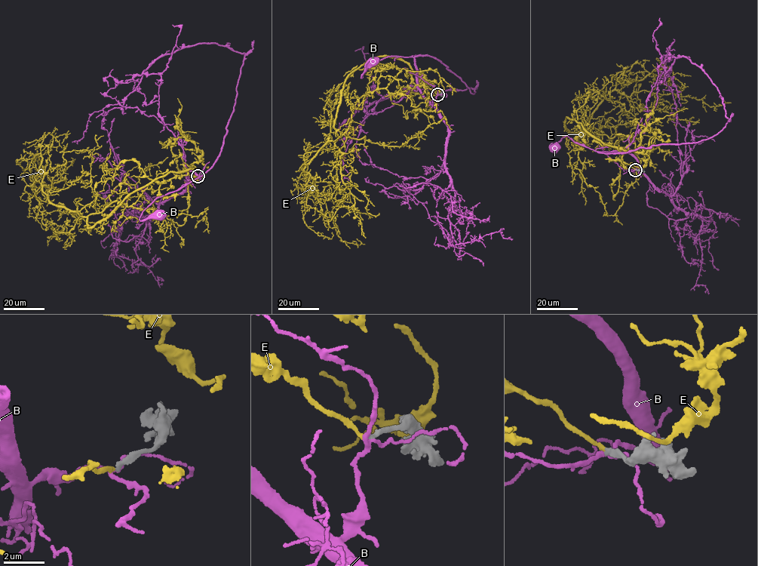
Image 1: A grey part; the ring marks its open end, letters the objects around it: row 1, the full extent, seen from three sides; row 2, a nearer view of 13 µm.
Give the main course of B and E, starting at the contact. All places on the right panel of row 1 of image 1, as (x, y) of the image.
B: (635, 170), (640, 169), (637, 160), (628, 153), (599, 153), (575, 142), (567, 135), (555, 143), (556, 147)
E: (635, 169), (618, 148), (578, 135), (590, 132), (609, 93), (673, 93), (710, 107), (722, 97)

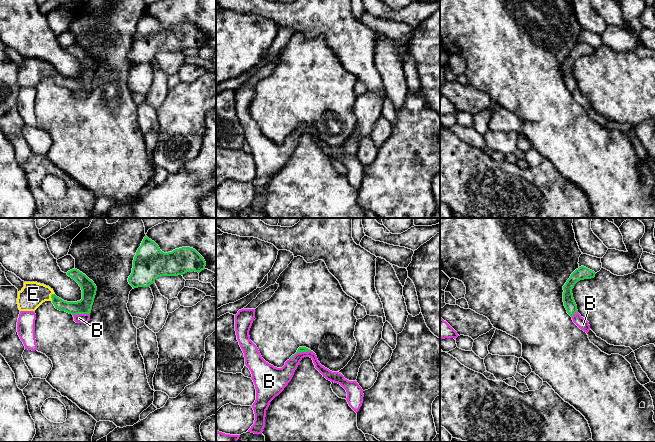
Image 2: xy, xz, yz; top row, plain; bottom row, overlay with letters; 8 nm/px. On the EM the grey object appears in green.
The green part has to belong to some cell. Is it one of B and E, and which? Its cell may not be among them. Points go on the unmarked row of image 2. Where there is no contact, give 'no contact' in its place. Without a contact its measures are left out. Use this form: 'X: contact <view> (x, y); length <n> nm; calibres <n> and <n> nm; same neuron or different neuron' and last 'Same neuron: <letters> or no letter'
B: contact xz (301, 127); length 200 nm; calibres 50 and 140 nm; different neuron
E: contact xy (51, 72); length 70 nm; calibres 110 and 200 nm; same neuron
Same neuron: E

